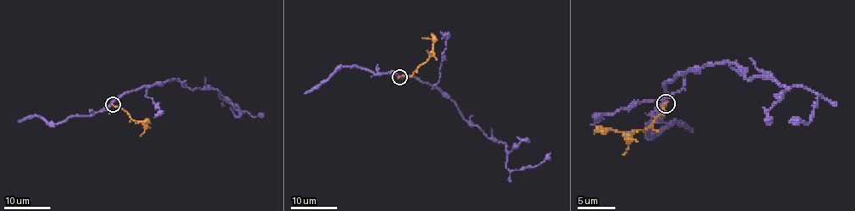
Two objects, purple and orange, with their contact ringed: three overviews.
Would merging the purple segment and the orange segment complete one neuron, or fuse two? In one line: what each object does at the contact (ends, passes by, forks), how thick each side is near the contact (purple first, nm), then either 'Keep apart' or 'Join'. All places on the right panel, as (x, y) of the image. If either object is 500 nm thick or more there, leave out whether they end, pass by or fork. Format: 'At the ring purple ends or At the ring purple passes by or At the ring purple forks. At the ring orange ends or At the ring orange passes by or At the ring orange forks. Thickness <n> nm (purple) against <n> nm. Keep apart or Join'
At the ring purple passes by. At the ring orange ends. Thickness 300 nm (purple) against 190 nm. Keep apart

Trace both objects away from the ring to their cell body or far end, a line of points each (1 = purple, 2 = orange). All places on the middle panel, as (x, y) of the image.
1: (398, 77), (413, 77), (431, 84), (489, 138), (502, 141), (508, 151), (508, 170), (537, 167), (550, 152)
2: (398, 77), (410, 76), (433, 51), (433, 41), (421, 38)

